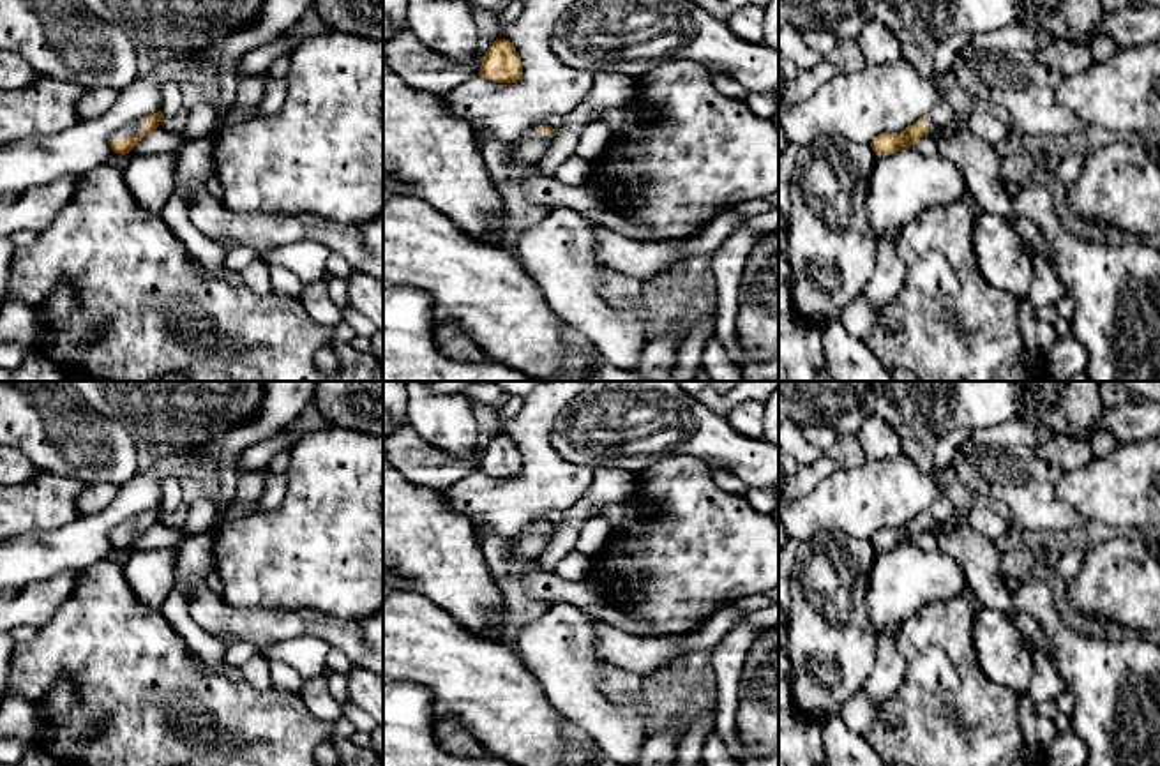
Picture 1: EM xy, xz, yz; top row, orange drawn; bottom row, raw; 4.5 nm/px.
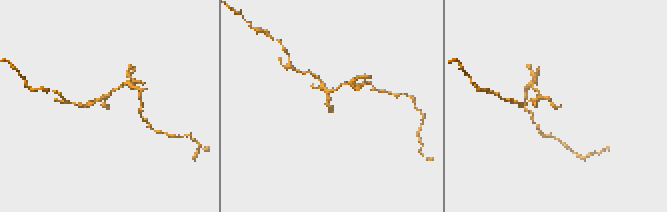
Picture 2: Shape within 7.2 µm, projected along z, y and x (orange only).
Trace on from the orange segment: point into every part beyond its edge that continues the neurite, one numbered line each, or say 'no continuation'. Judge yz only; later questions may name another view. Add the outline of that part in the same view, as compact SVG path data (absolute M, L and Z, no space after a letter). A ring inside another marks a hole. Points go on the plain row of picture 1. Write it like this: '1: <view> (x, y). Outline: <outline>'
1: yz (941, 510). Outline: M939 498L934 501L934 505L927 510L925 515L922 515L922 522L929 526L929 529L938 528L945 521L948 521L953 515L953 505L946 498Z

